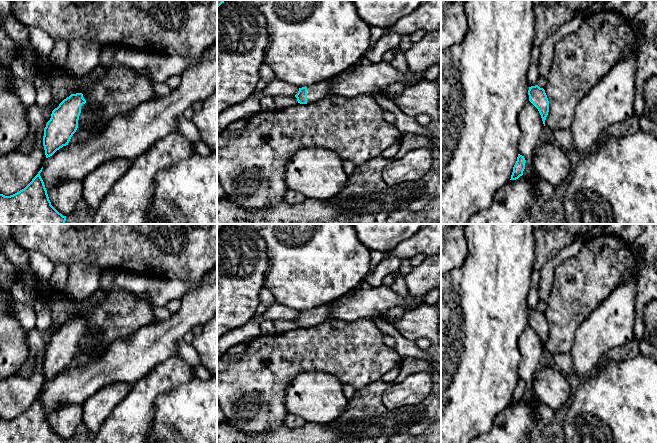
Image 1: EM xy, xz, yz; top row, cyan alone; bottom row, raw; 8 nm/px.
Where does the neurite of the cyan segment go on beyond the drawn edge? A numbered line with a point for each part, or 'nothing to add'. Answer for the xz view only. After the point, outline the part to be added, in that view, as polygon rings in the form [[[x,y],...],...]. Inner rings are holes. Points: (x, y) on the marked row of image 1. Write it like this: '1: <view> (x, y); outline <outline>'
1: xz (320, 90); outline [[[335,78],[318,82],[315,85],[307,86],[307,104],[315,103],[329,95]]]

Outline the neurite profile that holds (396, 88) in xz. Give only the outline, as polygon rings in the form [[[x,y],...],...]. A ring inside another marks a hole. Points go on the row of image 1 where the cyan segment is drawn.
[[[396,82],[392,85],[390,85],[386,91],[391,95],[391,96],[396,96],[400,93],[402,93],[405,89],[405,85],[399,83],[399,82]]]

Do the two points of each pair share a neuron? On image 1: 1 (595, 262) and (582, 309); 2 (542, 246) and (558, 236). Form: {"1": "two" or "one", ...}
{"1": "one", "2": "one"}

